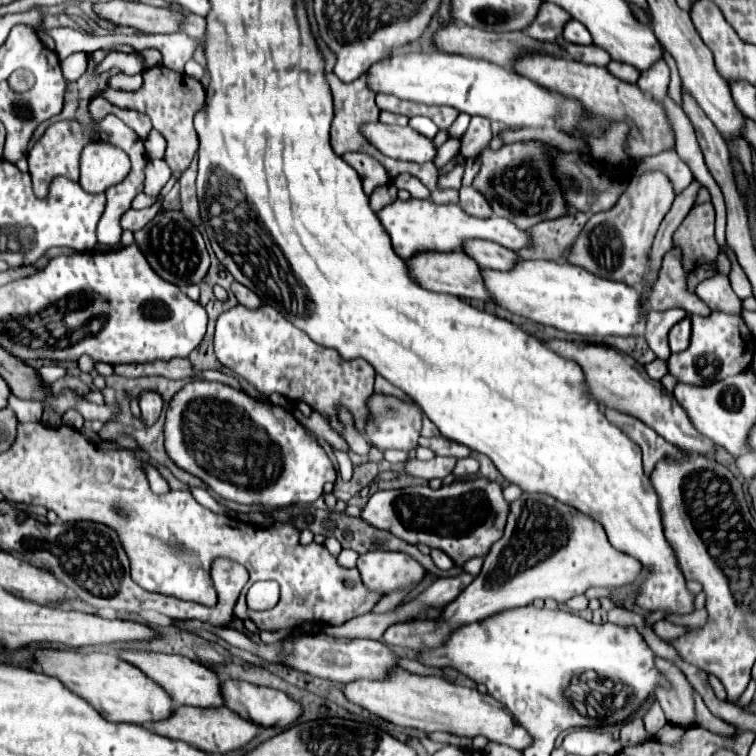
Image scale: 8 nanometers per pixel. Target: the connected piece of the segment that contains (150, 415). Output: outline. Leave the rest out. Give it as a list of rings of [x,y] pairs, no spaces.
[[[147,392],[139,398],[139,406],[141,406],[141,422],[143,426],[153,426],[163,410],[163,398],[157,392]]]

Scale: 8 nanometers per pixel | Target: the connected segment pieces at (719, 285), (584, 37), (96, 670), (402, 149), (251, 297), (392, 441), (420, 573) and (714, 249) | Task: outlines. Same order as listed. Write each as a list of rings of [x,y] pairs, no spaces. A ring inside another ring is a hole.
[[[713,276],[703,280],[697,286],[695,294],[715,312],[727,312],[727,314],[741,312],[741,300],[731,290],[727,276]]]
[[[569,20],[563,28],[563,34],[561,34],[567,42],[573,42],[573,44],[591,44],[591,34],[587,32],[587,28],[577,22],[577,20]]]
[[[39,648],[39,650],[35,650],[33,658],[35,658],[35,664],[41,666],[43,674],[49,674],[49,676],[61,680],[61,684],[65,684],[65,688],[69,688],[71,692],[75,692],[77,696],[87,700],[103,718],[107,718],[111,722],[131,722],[131,724],[147,724],[149,726],[151,722],[163,720],[173,714],[173,704],[169,700],[169,694],[163,688],[159,688],[157,684],[153,684],[139,668],[135,668],[129,662],[123,662],[115,654],[101,654],[101,652],[83,654],[79,650]]]
[[[367,122],[361,126],[361,134],[389,158],[409,160],[409,162],[431,162],[437,148],[431,140],[405,126],[387,126],[381,122]]]
[[[233,282],[231,284],[231,292],[239,298],[239,302],[241,304],[245,304],[245,306],[261,306],[261,300],[259,300],[259,296],[255,294],[255,292],[251,292],[249,288],[245,288],[243,284],[239,284],[239,282]]]
[[[373,392],[367,398],[367,410],[369,418],[365,422],[365,438],[371,446],[385,450],[413,450],[417,448],[417,440],[421,436],[421,424],[423,424],[423,410],[415,402],[405,402],[395,396]]]
[[[367,552],[357,558],[363,584],[373,592],[391,594],[423,580],[425,568],[405,552]]]
[[[711,202],[695,204],[673,234],[673,244],[681,248],[685,272],[693,272],[699,264],[715,262],[719,246],[713,236],[715,210]]]

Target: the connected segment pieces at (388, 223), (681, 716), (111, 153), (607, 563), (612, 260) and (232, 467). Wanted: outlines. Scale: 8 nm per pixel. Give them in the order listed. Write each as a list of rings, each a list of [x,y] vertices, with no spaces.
[[[397,198],[395,202],[381,208],[377,212],[377,218],[381,220],[389,238],[393,236],[393,250],[403,260],[409,260],[409,256],[413,256],[419,250],[439,250],[439,252],[461,250],[461,244],[469,238],[493,240],[509,250],[519,250],[527,244],[527,232],[515,228],[515,224],[511,224],[509,220],[497,218],[497,216],[487,220],[473,218],[473,216],[467,216],[459,204],[435,204],[431,200]]]
[[[655,658],[655,666],[657,666],[657,672],[661,672],[663,678],[667,678],[671,682],[671,690],[665,690],[665,688],[659,688],[655,692],[655,698],[659,700],[661,708],[665,710],[669,722],[673,724],[695,724],[695,710],[693,710],[693,696],[691,696],[691,684],[685,682],[683,678],[683,672],[667,662],[667,660],[661,660],[661,658]]]
[[[89,144],[81,154],[79,184],[89,194],[107,192],[129,174],[131,162],[119,148],[109,144]]]
[[[523,494],[519,500],[515,500],[511,504],[505,534],[503,534],[501,540],[497,540],[491,546],[489,554],[485,556],[485,568],[479,572],[479,576],[473,580],[473,584],[469,584],[469,588],[465,588],[461,592],[461,596],[457,596],[457,600],[447,604],[437,620],[411,622],[411,624],[409,622],[391,624],[385,630],[383,640],[387,644],[407,646],[411,650],[441,646],[445,642],[445,638],[449,636],[449,632],[459,624],[469,624],[469,622],[475,622],[475,620],[483,620],[489,614],[497,614],[497,612],[509,610],[509,608],[527,606],[535,598],[543,598],[543,600],[553,598],[557,602],[567,602],[573,596],[585,594],[585,590],[591,588],[591,586],[597,586],[597,588],[627,586],[627,584],[633,584],[639,578],[641,572],[643,572],[641,562],[635,560],[633,556],[625,554],[625,552],[617,552],[611,546],[603,526],[599,522],[591,520],[591,516],[587,516],[583,512],[577,512],[573,506],[563,504],[559,500],[553,500],[551,496],[545,496],[545,494]]]
[[[645,172],[633,178],[629,188],[623,192],[619,202],[611,210],[597,212],[589,218],[583,232],[569,248],[565,260],[569,264],[585,268],[587,272],[599,278],[623,282],[631,288],[637,286],[641,288],[643,278],[647,274],[647,262],[653,238],[657,234],[663,216],[669,212],[673,198],[675,198],[673,186],[665,174]]]
[[[193,380],[193,382],[187,382],[169,402],[167,406],[167,412],[165,412],[165,450],[167,450],[167,456],[185,472],[201,478],[215,494],[219,494],[221,498],[225,500],[231,500],[231,502],[239,502],[239,504],[245,504],[245,506],[263,506],[263,508],[285,508],[289,504],[313,504],[321,494],[323,494],[323,486],[327,482],[335,482],[337,478],[337,470],[333,466],[333,462],[329,460],[329,456],[325,454],[325,450],[319,446],[317,440],[313,440],[305,426],[301,426],[293,414],[289,414],[285,408],[281,406],[273,406],[271,402],[267,400],[257,400],[257,398],[251,398],[249,394],[241,392],[241,390],[235,390],[231,386],[225,386],[225,384],[217,384],[217,382],[201,382],[201,380]]]

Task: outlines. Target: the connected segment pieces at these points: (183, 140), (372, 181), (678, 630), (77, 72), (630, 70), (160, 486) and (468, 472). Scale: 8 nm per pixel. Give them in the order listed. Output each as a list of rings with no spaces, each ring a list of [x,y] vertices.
[[[159,64],[149,70],[143,70],[143,86],[139,90],[135,90],[135,92],[121,92],[119,90],[117,92],[117,90],[105,88],[105,90],[99,90],[97,96],[109,100],[111,104],[115,104],[119,108],[131,108],[131,110],[145,112],[151,118],[153,128],[159,130],[167,140],[165,162],[169,164],[169,168],[173,172],[185,172],[189,168],[191,160],[195,158],[197,144],[199,144],[197,132],[193,128],[193,116],[205,100],[205,88],[199,80],[195,80],[187,74],[179,74],[179,72]]]
[[[347,152],[341,158],[351,168],[355,168],[355,172],[361,178],[361,184],[363,184],[365,194],[371,194],[375,186],[381,186],[381,184],[387,184],[389,182],[389,176],[387,176],[385,168],[377,160],[373,160],[373,156],[363,154],[363,152]]]
[[[659,620],[659,622],[653,624],[653,632],[655,632],[659,638],[663,638],[663,640],[673,640],[673,638],[681,636],[685,630],[687,630],[685,626],[675,626],[675,624],[667,622],[667,620]]]
[[[77,52],[77,54],[69,56],[69,58],[65,58],[61,62],[61,68],[63,68],[65,78],[81,78],[83,72],[87,70],[87,54]]]
[[[611,62],[611,64],[607,64],[607,70],[625,82],[635,82],[639,78],[639,70],[635,66],[629,66],[623,62]]]
[[[147,466],[147,476],[149,476],[149,484],[151,484],[151,490],[155,494],[167,494],[171,488],[167,484],[167,480],[153,468],[153,466]]]
[[[463,458],[453,468],[453,476],[455,478],[467,478],[467,476],[475,476],[477,470],[479,470],[479,462],[475,458]]]

